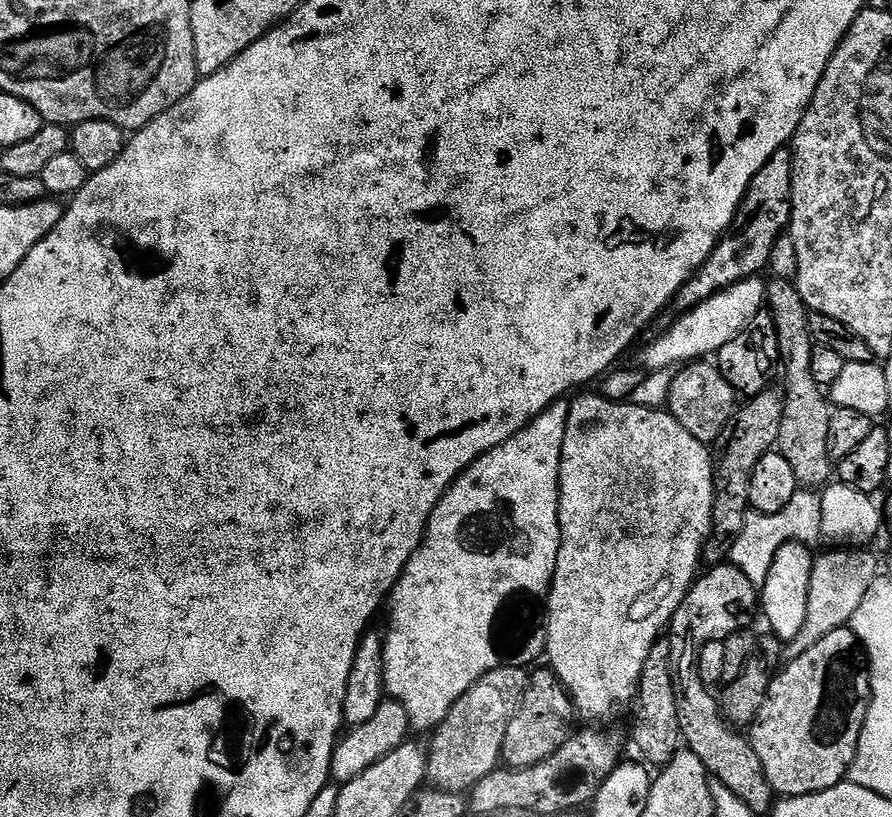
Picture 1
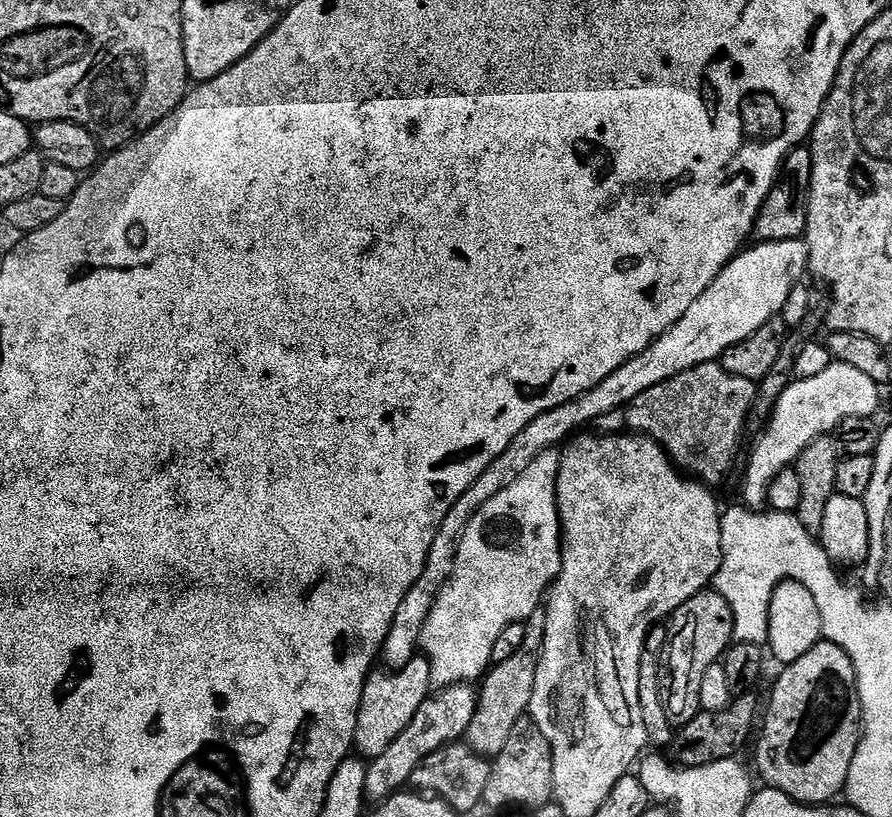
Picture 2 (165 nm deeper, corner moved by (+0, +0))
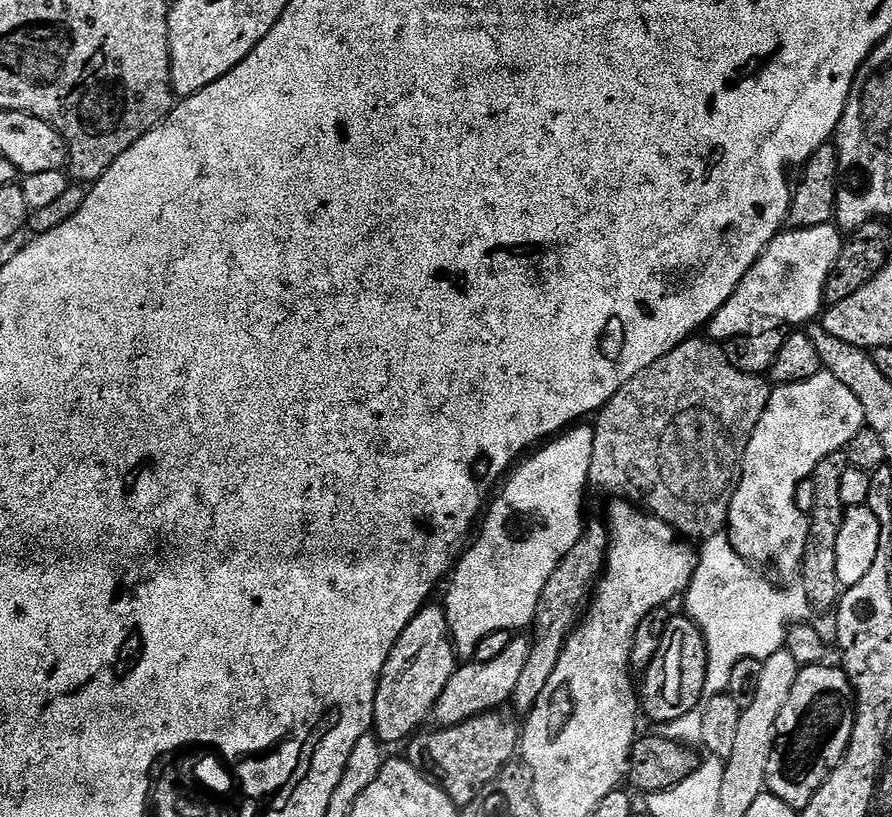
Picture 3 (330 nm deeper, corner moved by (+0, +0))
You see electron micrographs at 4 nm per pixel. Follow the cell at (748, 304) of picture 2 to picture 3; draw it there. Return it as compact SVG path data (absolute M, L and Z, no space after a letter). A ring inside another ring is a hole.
M835 223L781 231L758 262L750 266L746 278L742 278L738 290L734 290L722 310L708 321L707 335L713 341L723 342L735 336L753 336L766 330L804 326L815 321L825 307L826 278L830 278L830 270L834 270L834 262L838 262L838 254L846 243L845 237L840 235L841 229Z

